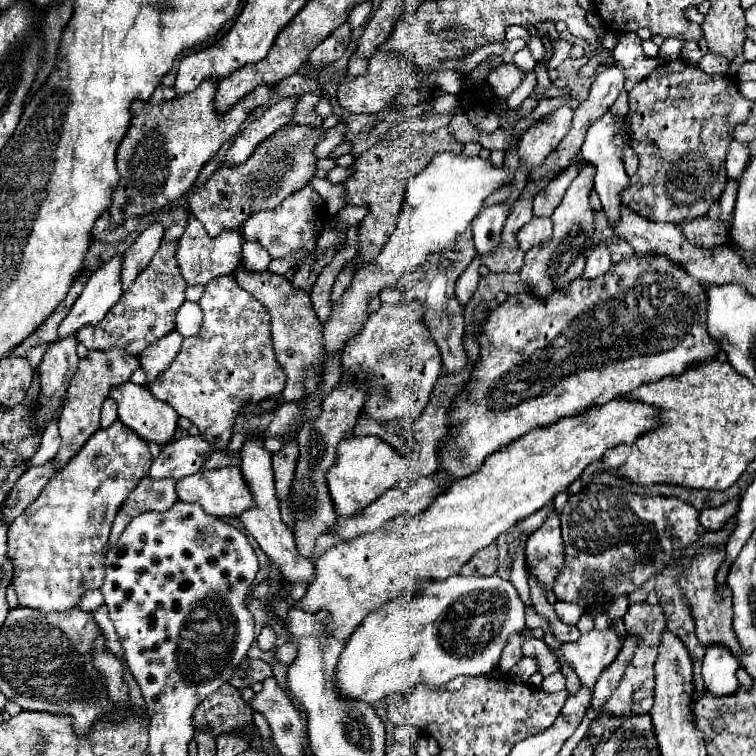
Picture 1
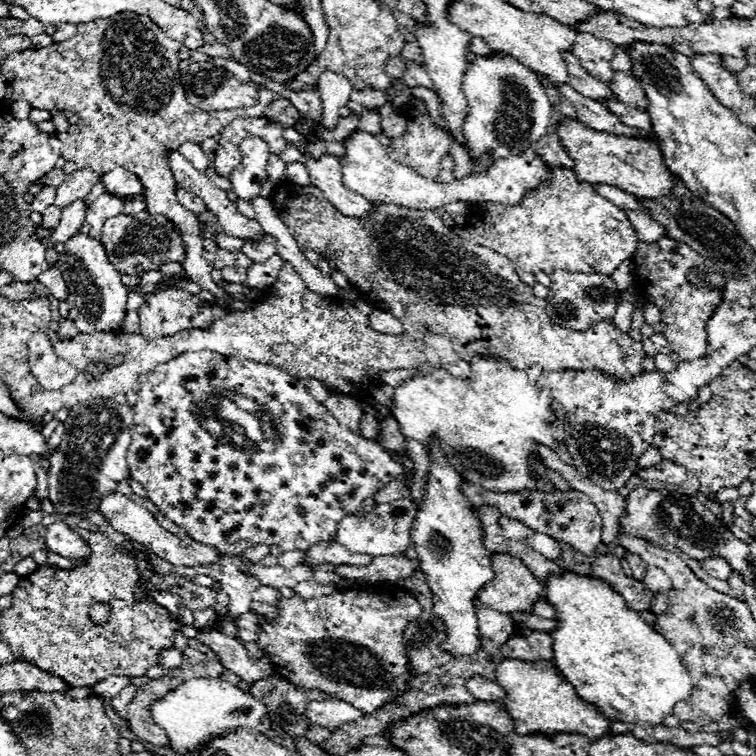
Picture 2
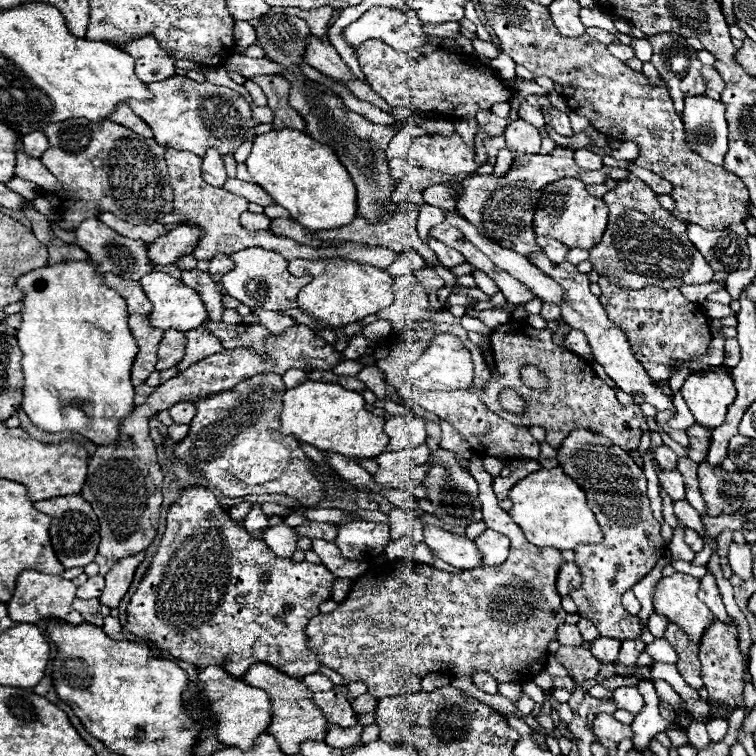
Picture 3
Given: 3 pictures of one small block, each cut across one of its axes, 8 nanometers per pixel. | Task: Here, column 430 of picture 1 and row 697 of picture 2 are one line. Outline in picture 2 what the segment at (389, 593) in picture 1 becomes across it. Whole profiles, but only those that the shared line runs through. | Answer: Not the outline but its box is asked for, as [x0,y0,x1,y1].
[496,660,610,740]

